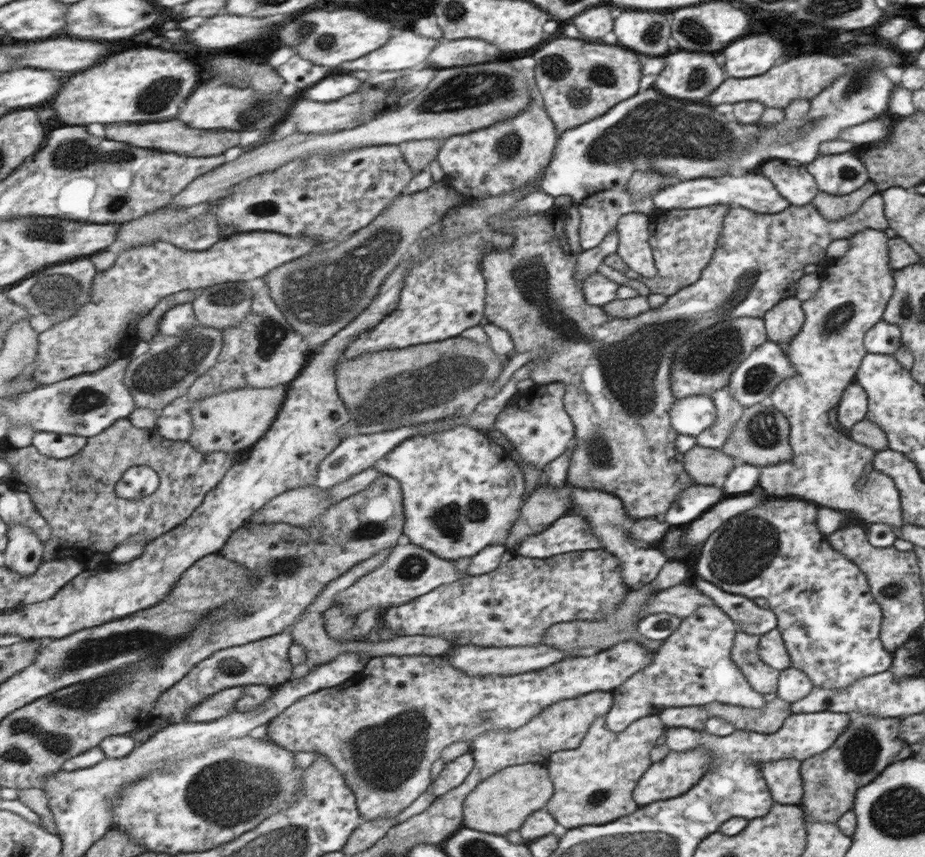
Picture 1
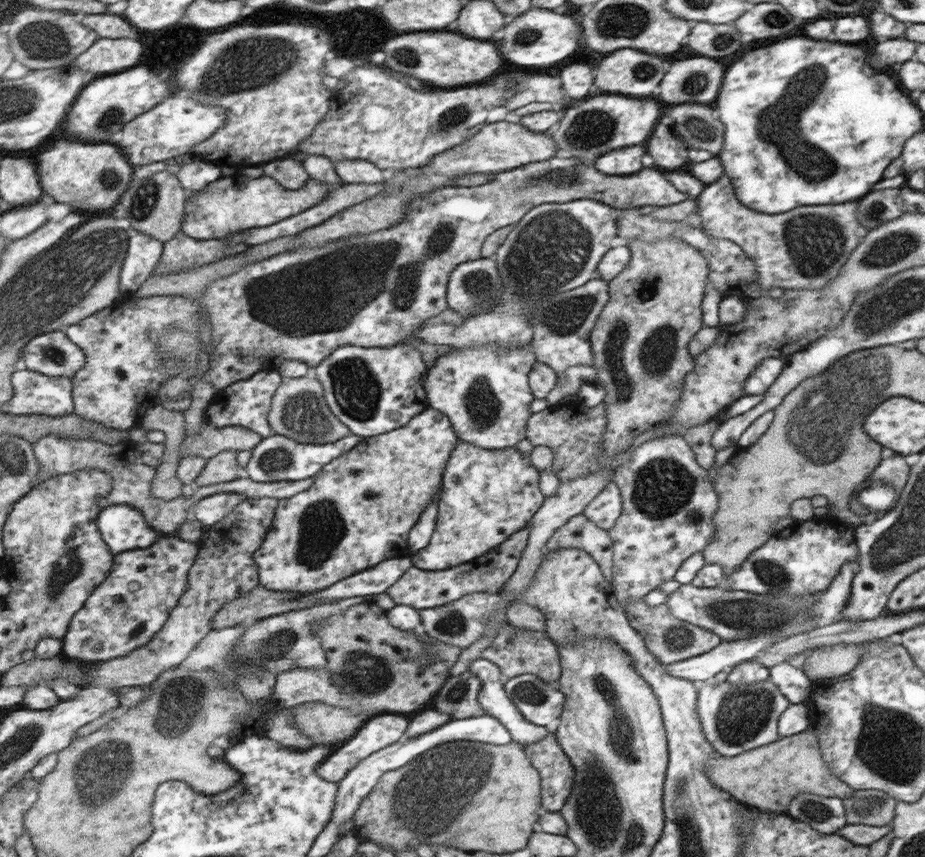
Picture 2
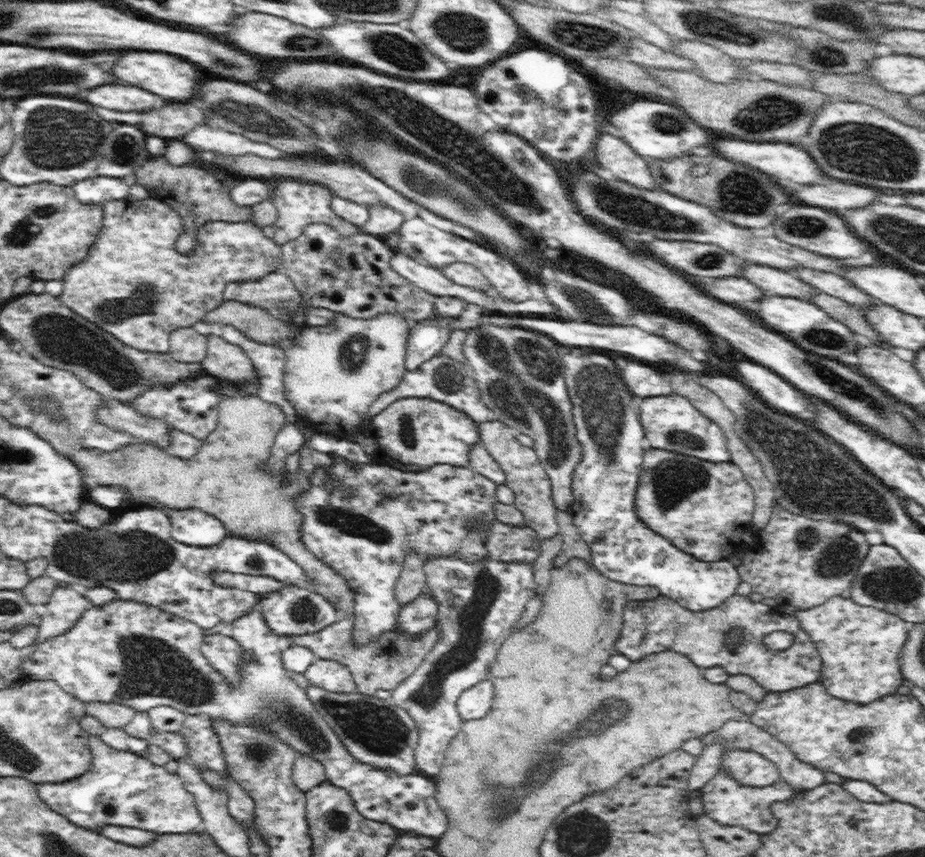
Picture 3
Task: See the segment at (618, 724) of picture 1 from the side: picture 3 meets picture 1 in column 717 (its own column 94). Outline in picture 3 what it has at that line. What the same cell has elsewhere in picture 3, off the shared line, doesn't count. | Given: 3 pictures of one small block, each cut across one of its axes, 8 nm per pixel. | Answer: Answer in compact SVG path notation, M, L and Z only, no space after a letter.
M114 600L110 602L107 606L93 607L90 610L86 610L82 615L82 618L78 619L76 626L70 628L54 638L48 638L44 642L34 644L33 654L29 659L24 660L20 669L22 672L26 673L30 680L36 681L54 681L57 682L62 690L65 690L68 694L76 697L78 700L85 703L116 703L122 704L133 708L135 711L146 712L147 710L153 709L155 706L166 705L172 706L188 715L206 715L210 719L220 718L225 719L225 722L233 723L234 726L246 726L246 722L254 722L254 726L266 726L266 730L270 730L269 734L274 734L274 739L288 745L294 746L294 752L298 755L309 756L314 760L317 760L325 770L325 775L327 780L338 788L343 788L353 799L353 804L355 809L368 820L376 822L386 822L390 826L393 826L398 831L414 832L427 837L434 837L438 839L441 834L447 828L448 819L442 807L438 805L436 796L437 786L431 777L424 775L422 772L406 773L405 776L399 776L396 772L388 772L386 769L374 768L374 765L362 764L362 761L355 760L354 755L344 747L342 740L337 736L336 731L330 727L330 725L324 720L324 717L318 712L318 709L314 706L314 703L309 699L306 691L302 686L299 686L296 681L294 681L288 670L284 668L284 663L281 657L280 648L278 648L278 636L276 636L264 622L262 618L260 609L252 610L250 614L238 618L231 623L232 637L237 640L237 643L241 647L241 682L236 688L231 688L230 684L223 680L220 676L218 669L214 669L212 665L206 660L204 653L201 651L201 646L203 640L200 640L198 636L192 636L190 638L190 624L193 622L186 622L185 619L178 618L177 615L168 614L164 610L158 610L156 607L148 607L148 605L142 605L141 603L134 603L130 601Z

